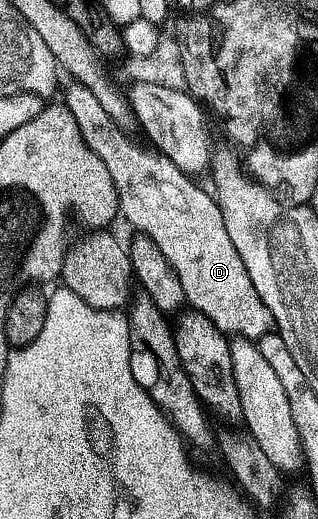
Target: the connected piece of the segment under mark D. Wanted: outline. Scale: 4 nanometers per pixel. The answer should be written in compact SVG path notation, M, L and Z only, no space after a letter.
M69 83L64 103L76 118L85 144L104 162L110 171L113 184L120 198L121 213L136 228L136 232L149 236L158 244L182 284L187 303L209 318L228 336L260 341L275 331L272 312L263 304L246 265L242 262L236 245L224 223L222 212L215 197L206 194L189 175L186 175L164 156L136 144L119 126L117 119L104 110L92 90L80 83Z

